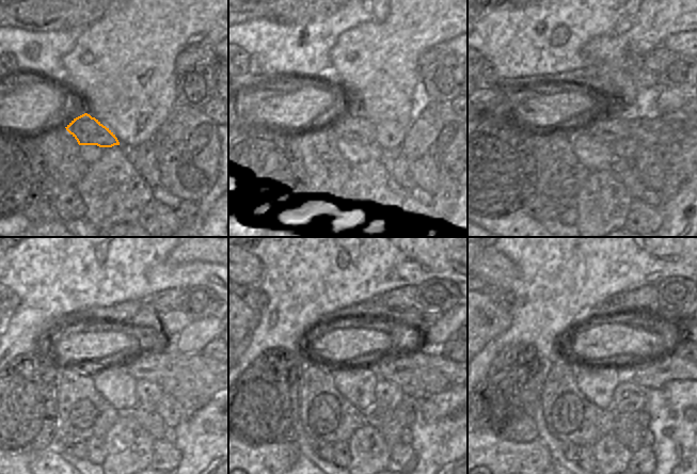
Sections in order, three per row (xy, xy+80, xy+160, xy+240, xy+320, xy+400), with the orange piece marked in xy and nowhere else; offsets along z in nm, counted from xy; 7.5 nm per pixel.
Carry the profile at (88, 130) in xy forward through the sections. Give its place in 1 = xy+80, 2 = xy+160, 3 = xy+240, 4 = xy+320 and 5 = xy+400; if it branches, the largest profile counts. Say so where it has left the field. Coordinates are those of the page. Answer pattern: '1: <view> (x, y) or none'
1: xy+80 (360, 130)
2: xy+160 (662, 136)
3: xy+240 (191, 378)
4: xy+320 (423, 373)
5: xy+400 (654, 374)

